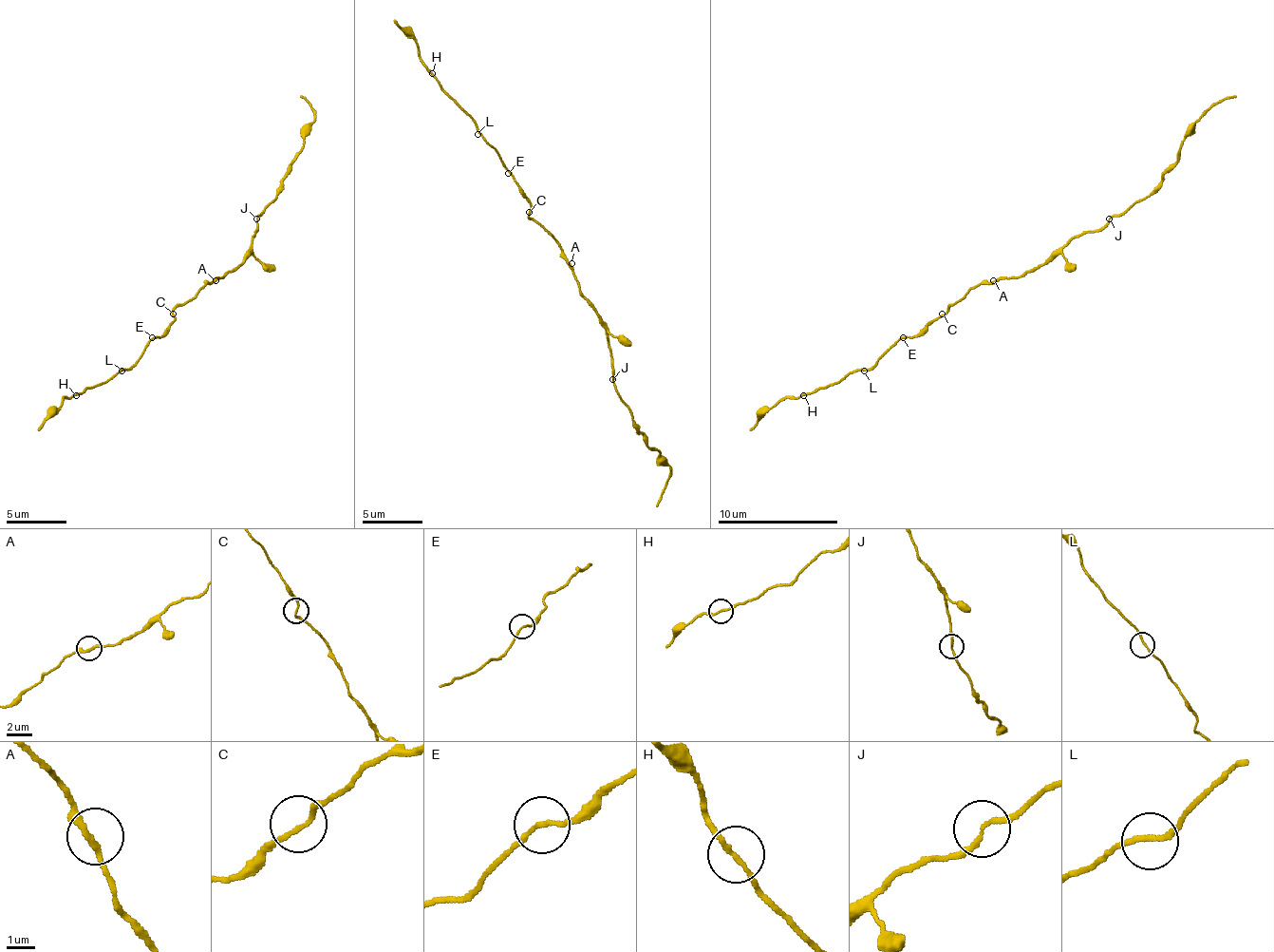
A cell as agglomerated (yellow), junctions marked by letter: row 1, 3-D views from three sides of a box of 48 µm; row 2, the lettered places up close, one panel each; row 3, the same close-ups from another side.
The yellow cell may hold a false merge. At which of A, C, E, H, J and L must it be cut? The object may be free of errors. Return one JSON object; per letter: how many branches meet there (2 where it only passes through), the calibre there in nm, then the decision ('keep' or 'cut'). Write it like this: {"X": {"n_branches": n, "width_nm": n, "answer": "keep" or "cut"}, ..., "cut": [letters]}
{"A": {"n_branches": 2, "width_nm": 240, "answer": "keep"}, "C": {"n_branches": 2, "width_nm": 150, "answer": "keep"}, "E": {"n_branches": 2, "width_nm": 160, "answer": "keep"}, "H": {"n_branches": 2, "width_nm": 150, "answer": "keep"}, "J": {"n_branches": 2, "width_nm": 160, "answer": "keep"}, "L": {"n_branches": 2, "width_nm": 160, "answer": "keep"}, "cut": []}

